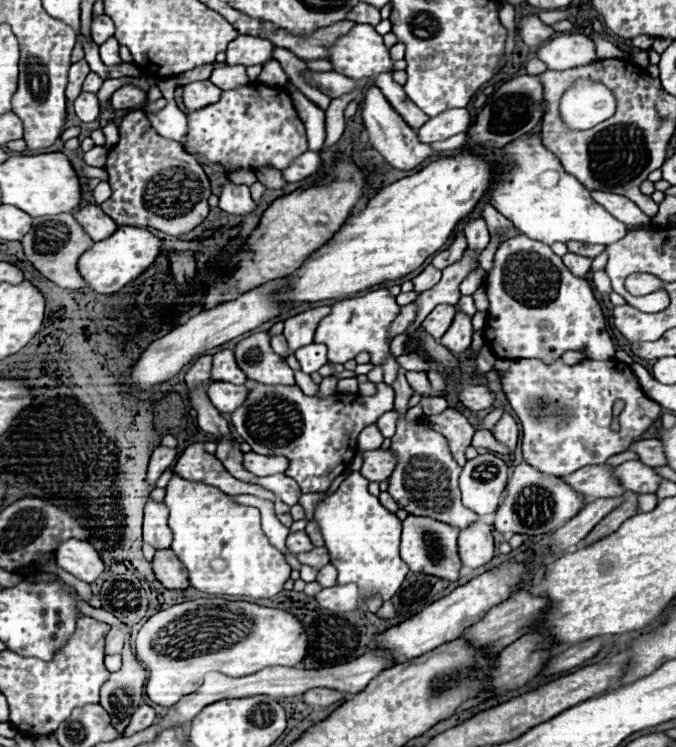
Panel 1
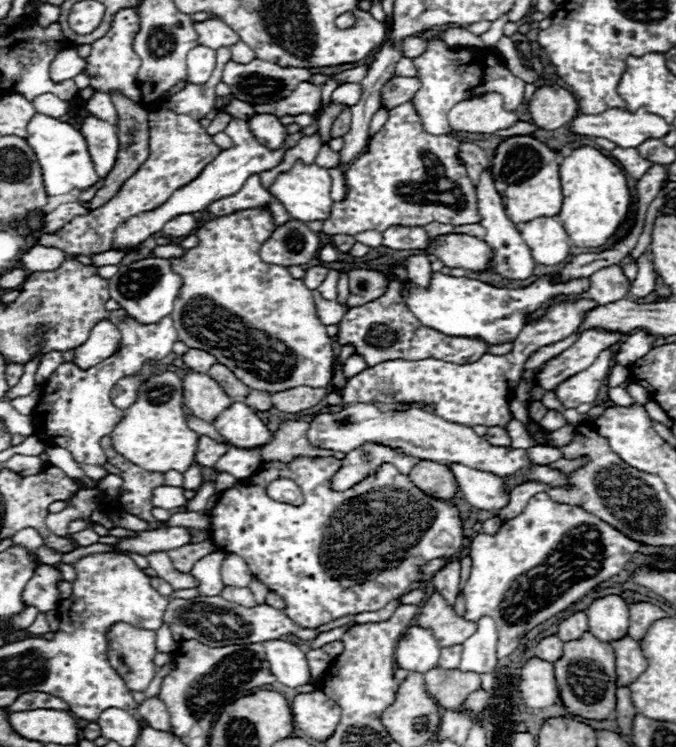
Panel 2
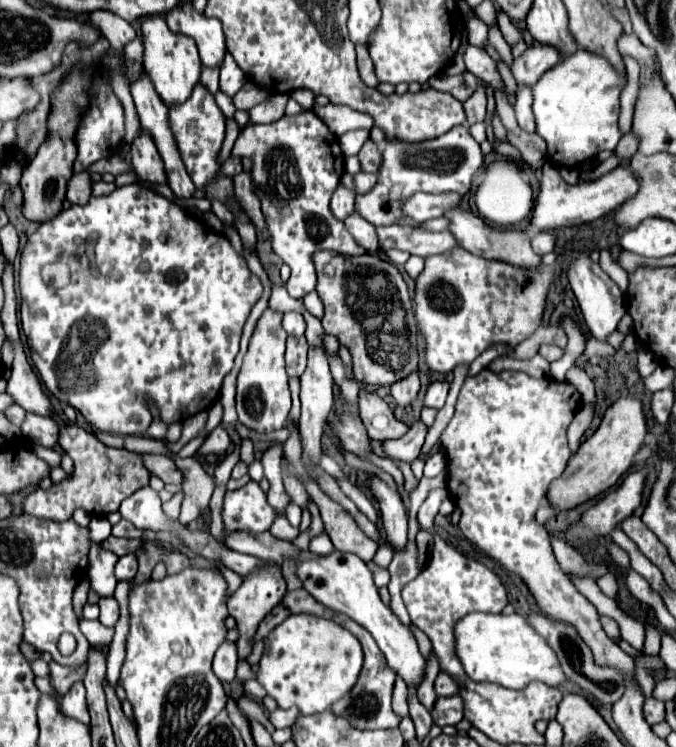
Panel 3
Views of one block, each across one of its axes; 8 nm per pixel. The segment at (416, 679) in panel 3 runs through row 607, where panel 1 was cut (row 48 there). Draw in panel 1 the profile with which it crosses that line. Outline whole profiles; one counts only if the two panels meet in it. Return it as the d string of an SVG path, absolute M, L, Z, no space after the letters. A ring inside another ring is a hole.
M356 24L348 34L330 44L328 58L334 72L354 80L392 70L390 52L370 24Z

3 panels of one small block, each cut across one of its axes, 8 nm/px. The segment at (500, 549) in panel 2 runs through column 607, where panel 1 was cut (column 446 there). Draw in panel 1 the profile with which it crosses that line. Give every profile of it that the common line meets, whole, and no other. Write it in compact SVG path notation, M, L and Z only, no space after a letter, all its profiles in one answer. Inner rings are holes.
M408 516L404 522L402 540L400 540L400 558L408 564L412 572L430 574L442 580L458 580L458 572L462 568L460 556L458 556L458 528L450 524L442 524L440 520L426 518L426 516Z

